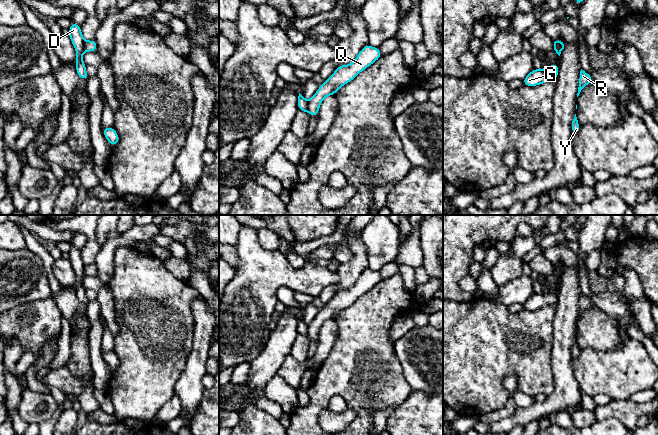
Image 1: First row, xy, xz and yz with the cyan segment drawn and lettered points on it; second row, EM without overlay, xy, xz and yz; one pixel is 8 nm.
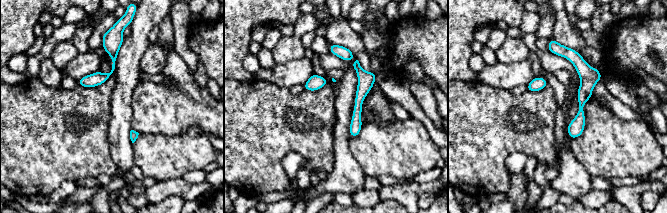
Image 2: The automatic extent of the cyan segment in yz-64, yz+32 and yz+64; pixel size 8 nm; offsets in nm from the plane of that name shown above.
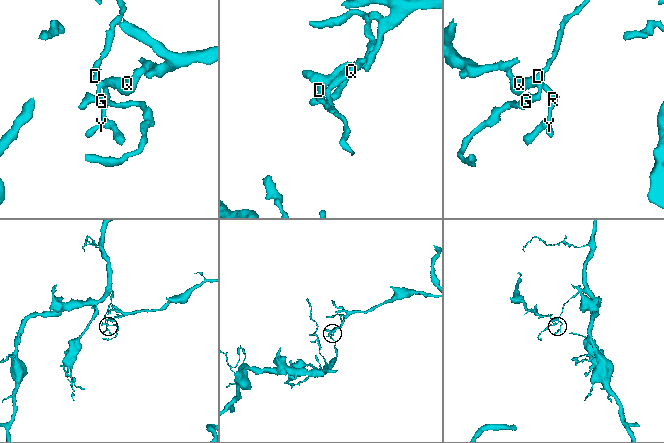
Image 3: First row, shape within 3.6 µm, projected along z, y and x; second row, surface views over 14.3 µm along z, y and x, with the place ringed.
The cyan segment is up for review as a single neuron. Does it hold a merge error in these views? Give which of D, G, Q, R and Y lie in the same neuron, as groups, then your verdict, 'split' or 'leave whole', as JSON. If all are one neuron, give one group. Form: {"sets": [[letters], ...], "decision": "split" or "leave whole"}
{"sets": [["D", "G"], ["Q", "R", "Y"]], "decision": "split"}

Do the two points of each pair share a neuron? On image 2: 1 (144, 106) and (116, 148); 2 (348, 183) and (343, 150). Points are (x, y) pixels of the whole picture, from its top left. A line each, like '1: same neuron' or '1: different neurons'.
1: different neurons
2: same neuron

